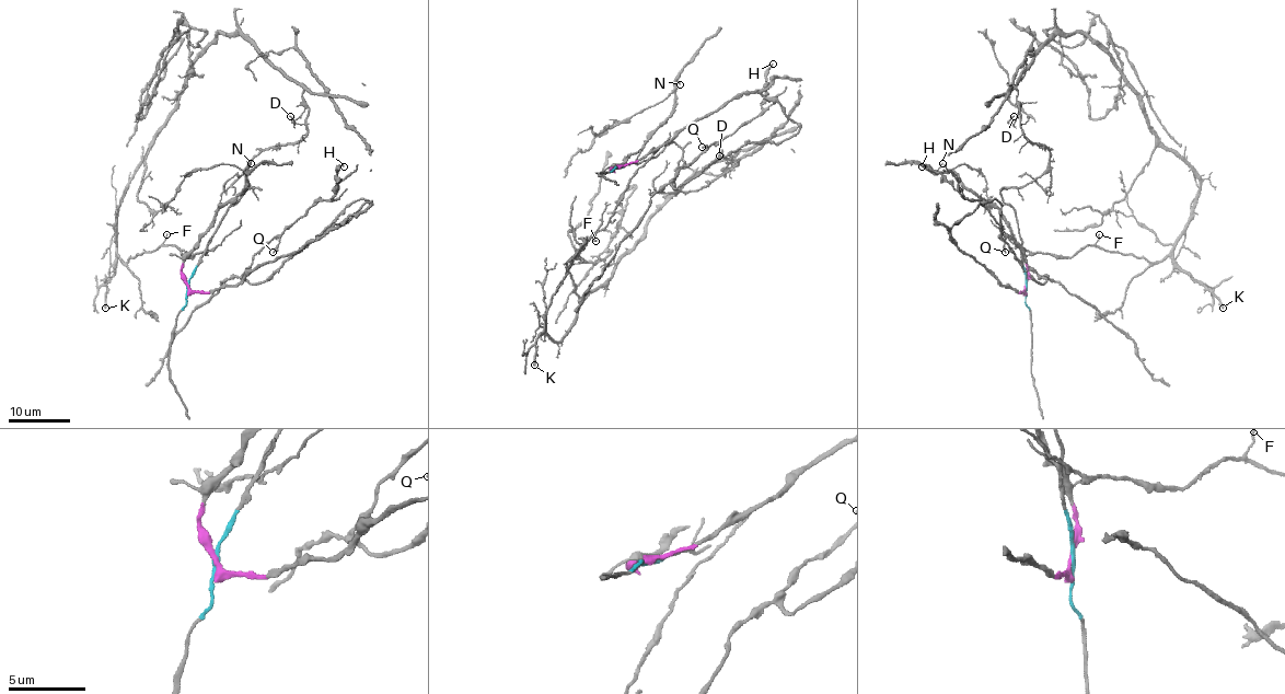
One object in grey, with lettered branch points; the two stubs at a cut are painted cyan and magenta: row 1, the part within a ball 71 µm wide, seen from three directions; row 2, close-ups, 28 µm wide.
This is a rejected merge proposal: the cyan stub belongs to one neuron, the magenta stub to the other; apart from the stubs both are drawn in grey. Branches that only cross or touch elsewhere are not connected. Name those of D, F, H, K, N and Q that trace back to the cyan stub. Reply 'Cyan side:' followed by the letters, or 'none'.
Cyan side: D, F, K

